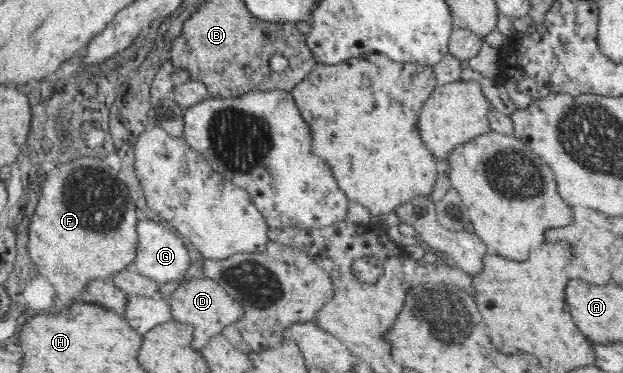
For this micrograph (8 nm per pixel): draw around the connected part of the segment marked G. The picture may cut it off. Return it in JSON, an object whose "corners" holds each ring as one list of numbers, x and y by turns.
{"corners":[[150,218,139,219,136,224,139,237,136,256,134,256,134,265,138,271,146,277,157,281,159,285,170,281,182,280,190,264,188,249,178,234,163,222,158,224,157,220]]}

